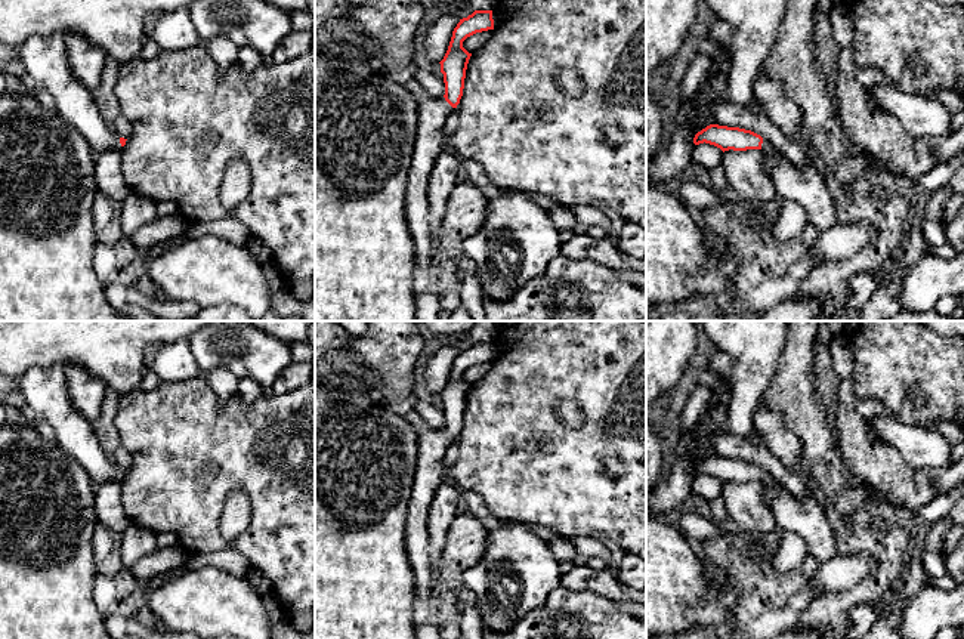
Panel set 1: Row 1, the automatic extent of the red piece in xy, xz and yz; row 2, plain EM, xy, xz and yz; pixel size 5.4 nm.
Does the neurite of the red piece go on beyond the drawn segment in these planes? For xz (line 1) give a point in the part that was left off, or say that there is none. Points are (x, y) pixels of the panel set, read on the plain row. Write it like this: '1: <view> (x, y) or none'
1: xz (430, 474)

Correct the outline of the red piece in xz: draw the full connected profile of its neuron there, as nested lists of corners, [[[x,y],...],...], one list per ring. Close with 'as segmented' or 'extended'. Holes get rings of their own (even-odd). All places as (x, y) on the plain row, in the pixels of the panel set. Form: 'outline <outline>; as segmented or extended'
outline [[[475,342],[460,351],[452,362],[448,382],[439,393],[445,426],[417,429],[417,466],[405,524],[405,549],[414,572],[415,598],[429,601],[436,586],[435,559],[429,553],[429,512],[435,494],[449,479],[444,459],[463,427],[466,401],[472,388],[463,379],[463,373],[488,361],[494,361],[492,342]]]; extended

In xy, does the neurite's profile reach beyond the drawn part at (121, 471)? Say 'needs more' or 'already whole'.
needs more

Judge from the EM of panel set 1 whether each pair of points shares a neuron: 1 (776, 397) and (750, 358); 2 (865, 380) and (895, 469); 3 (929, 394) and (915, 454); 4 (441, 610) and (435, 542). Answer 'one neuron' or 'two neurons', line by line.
1: two neurons
2: two neurons
3: two neurons
4: two neurons

